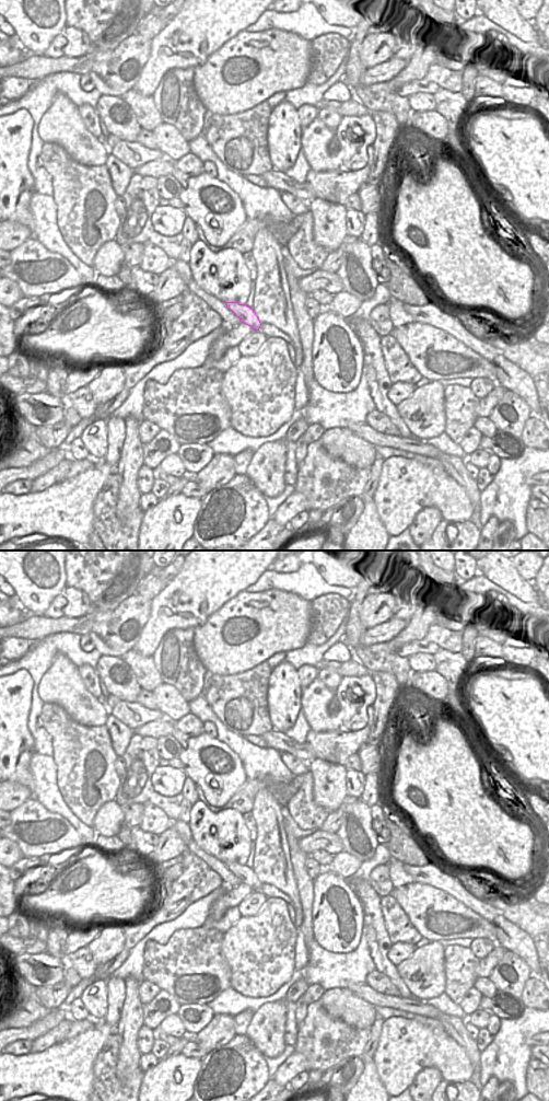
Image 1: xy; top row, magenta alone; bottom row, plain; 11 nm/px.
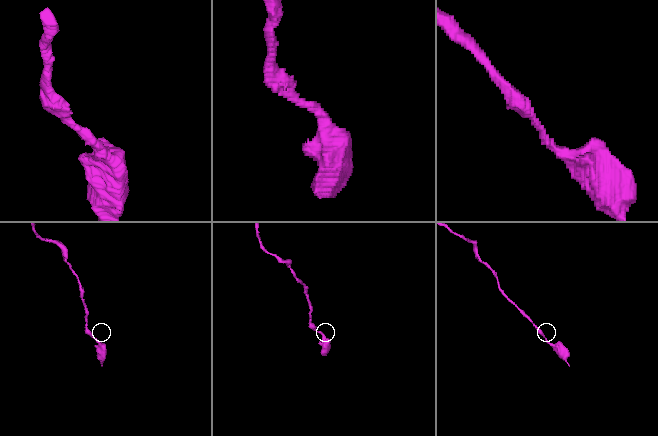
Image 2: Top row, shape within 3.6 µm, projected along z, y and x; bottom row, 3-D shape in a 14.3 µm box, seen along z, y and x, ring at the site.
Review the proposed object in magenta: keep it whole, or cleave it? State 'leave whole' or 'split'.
leave whole

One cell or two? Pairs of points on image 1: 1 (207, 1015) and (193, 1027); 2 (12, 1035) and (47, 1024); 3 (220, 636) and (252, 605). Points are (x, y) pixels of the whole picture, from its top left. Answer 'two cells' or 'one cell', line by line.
1: one cell
2: one cell
3: one cell

